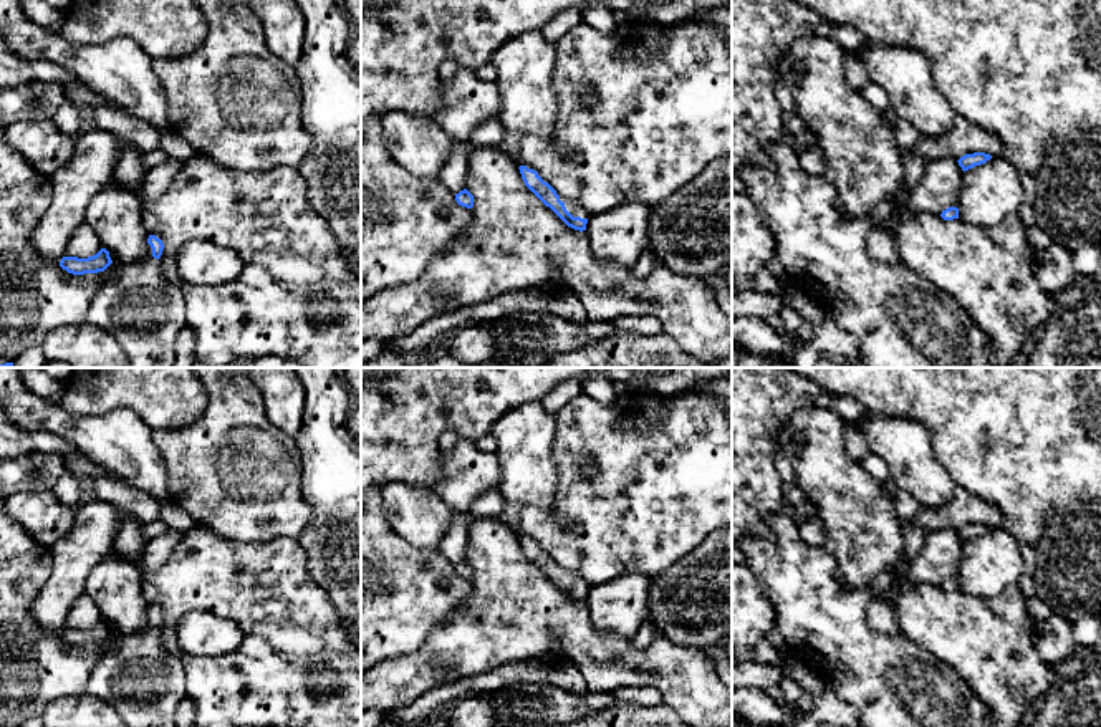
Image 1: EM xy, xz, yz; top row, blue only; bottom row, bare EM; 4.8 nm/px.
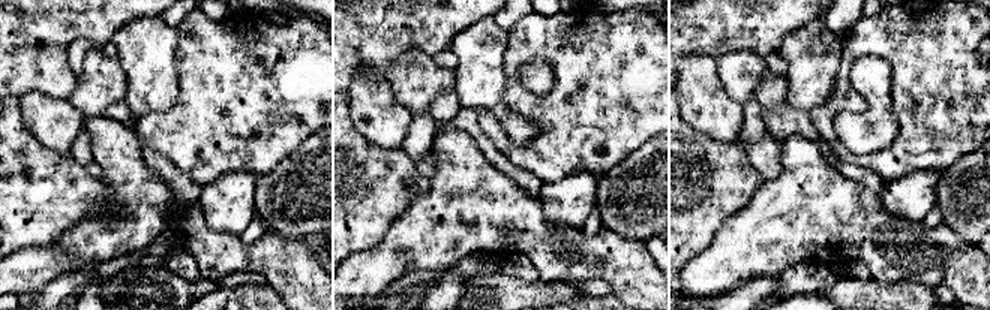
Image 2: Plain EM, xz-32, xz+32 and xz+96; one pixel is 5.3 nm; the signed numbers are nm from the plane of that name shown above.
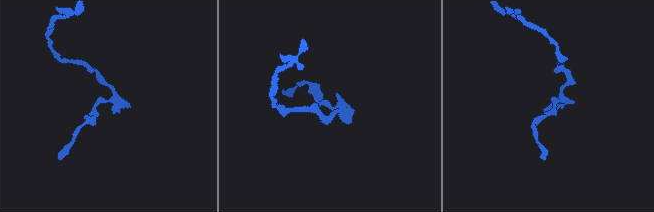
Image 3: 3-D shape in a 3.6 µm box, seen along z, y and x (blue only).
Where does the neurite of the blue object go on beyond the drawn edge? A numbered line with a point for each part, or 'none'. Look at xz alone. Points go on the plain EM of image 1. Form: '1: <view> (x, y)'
1: xz (510, 515)
2: xz (572, 578)

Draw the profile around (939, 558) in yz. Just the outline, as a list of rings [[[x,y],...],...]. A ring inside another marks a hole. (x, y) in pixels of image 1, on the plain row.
[[[955,530],[930,532],[919,555],[906,565],[907,576],[917,585],[940,586],[957,576],[962,553],[964,542]]]

